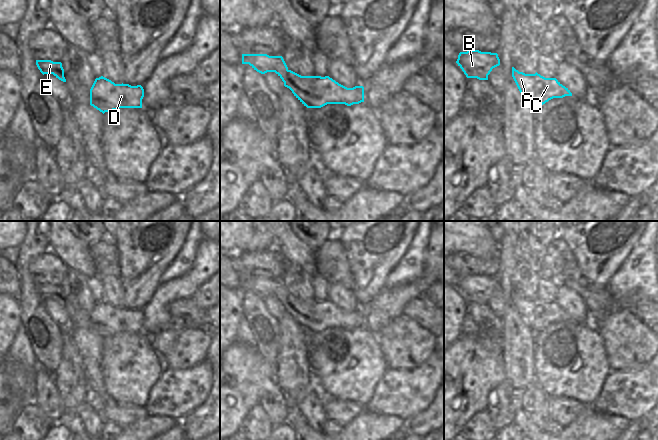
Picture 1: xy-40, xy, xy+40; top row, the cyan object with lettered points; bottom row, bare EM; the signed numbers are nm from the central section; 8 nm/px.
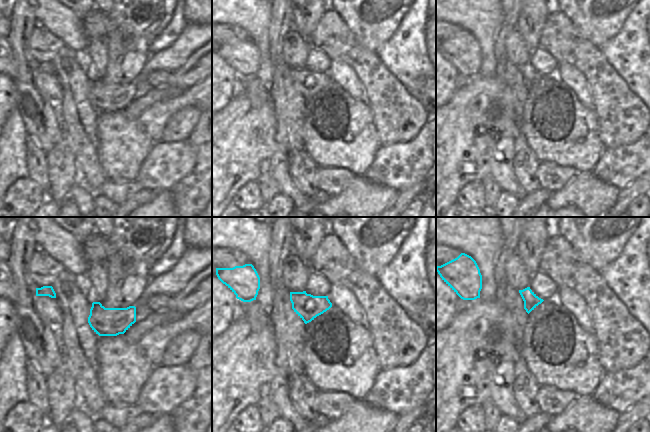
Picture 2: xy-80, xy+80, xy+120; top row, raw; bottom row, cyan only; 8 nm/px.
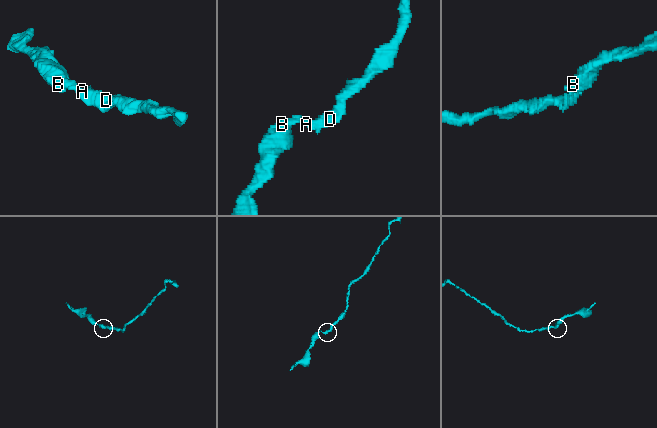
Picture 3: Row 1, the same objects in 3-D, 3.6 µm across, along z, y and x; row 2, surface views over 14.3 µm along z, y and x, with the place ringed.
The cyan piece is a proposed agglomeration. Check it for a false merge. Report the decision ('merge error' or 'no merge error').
no merge error

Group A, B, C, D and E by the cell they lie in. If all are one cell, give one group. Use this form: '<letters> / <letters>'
A B C D E

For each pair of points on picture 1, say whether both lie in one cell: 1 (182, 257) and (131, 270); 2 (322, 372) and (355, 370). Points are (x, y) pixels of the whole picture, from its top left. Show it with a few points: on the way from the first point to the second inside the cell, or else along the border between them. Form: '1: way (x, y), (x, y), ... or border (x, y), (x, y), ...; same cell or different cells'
1: border (185, 240), (159, 280); different cells
2: way (330, 372), (335, 373), (339, 370), (347, 370); same cell

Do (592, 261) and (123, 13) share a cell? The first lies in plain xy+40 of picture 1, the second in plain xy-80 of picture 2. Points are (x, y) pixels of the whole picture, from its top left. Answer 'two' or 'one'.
one

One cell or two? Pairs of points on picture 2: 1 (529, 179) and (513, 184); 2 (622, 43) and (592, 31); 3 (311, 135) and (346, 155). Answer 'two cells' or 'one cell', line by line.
1: two cells
2: two cells
3: one cell

